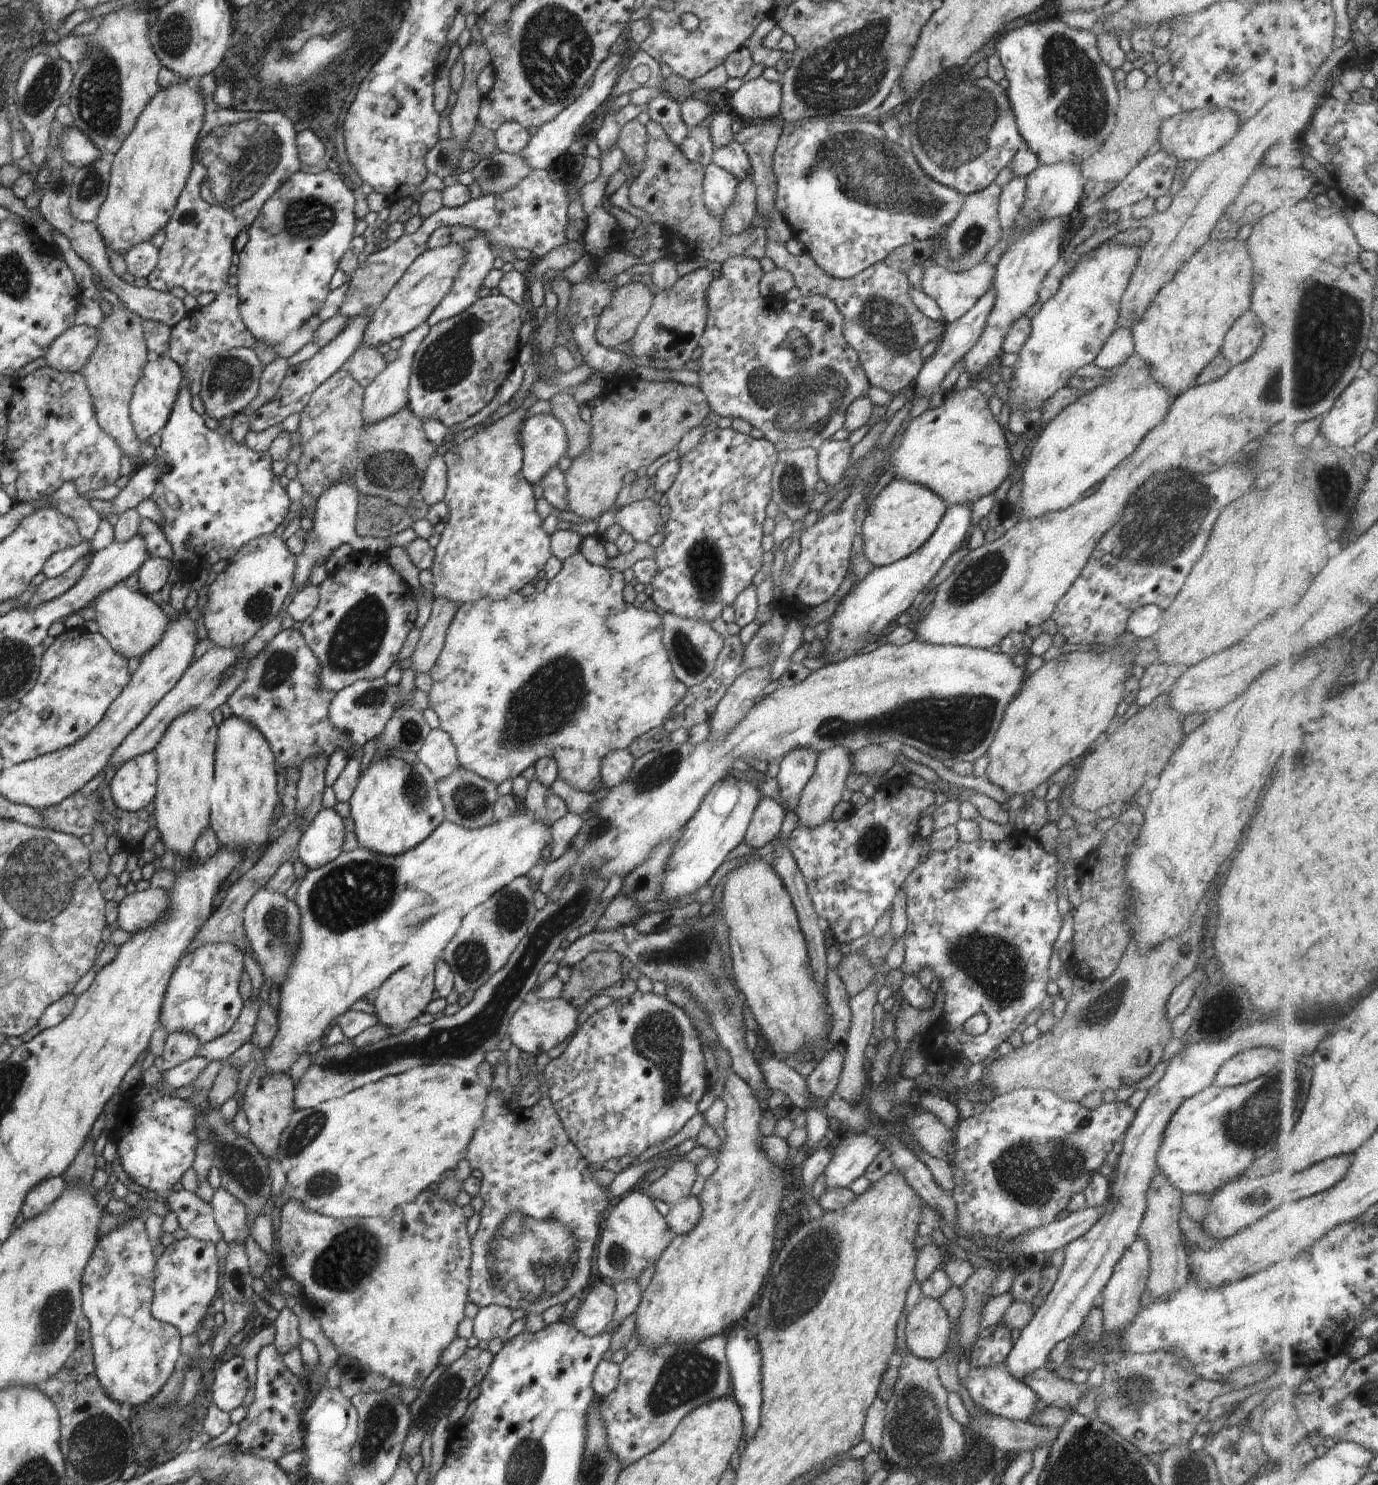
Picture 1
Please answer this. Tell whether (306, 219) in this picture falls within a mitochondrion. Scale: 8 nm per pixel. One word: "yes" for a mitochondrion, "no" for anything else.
yes

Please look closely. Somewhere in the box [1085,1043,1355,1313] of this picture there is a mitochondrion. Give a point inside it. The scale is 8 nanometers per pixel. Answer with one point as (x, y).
(1257, 1126)

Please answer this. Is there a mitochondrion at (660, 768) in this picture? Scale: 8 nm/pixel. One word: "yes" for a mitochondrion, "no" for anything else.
yes

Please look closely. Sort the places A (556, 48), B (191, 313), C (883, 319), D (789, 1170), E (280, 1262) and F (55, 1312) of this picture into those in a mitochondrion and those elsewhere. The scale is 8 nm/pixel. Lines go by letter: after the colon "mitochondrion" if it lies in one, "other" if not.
A: mitochondrion
B: other
C: mitochondrion
D: other
E: other
F: mitochondrion

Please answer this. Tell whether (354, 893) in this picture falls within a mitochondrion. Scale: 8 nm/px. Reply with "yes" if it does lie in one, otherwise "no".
yes

